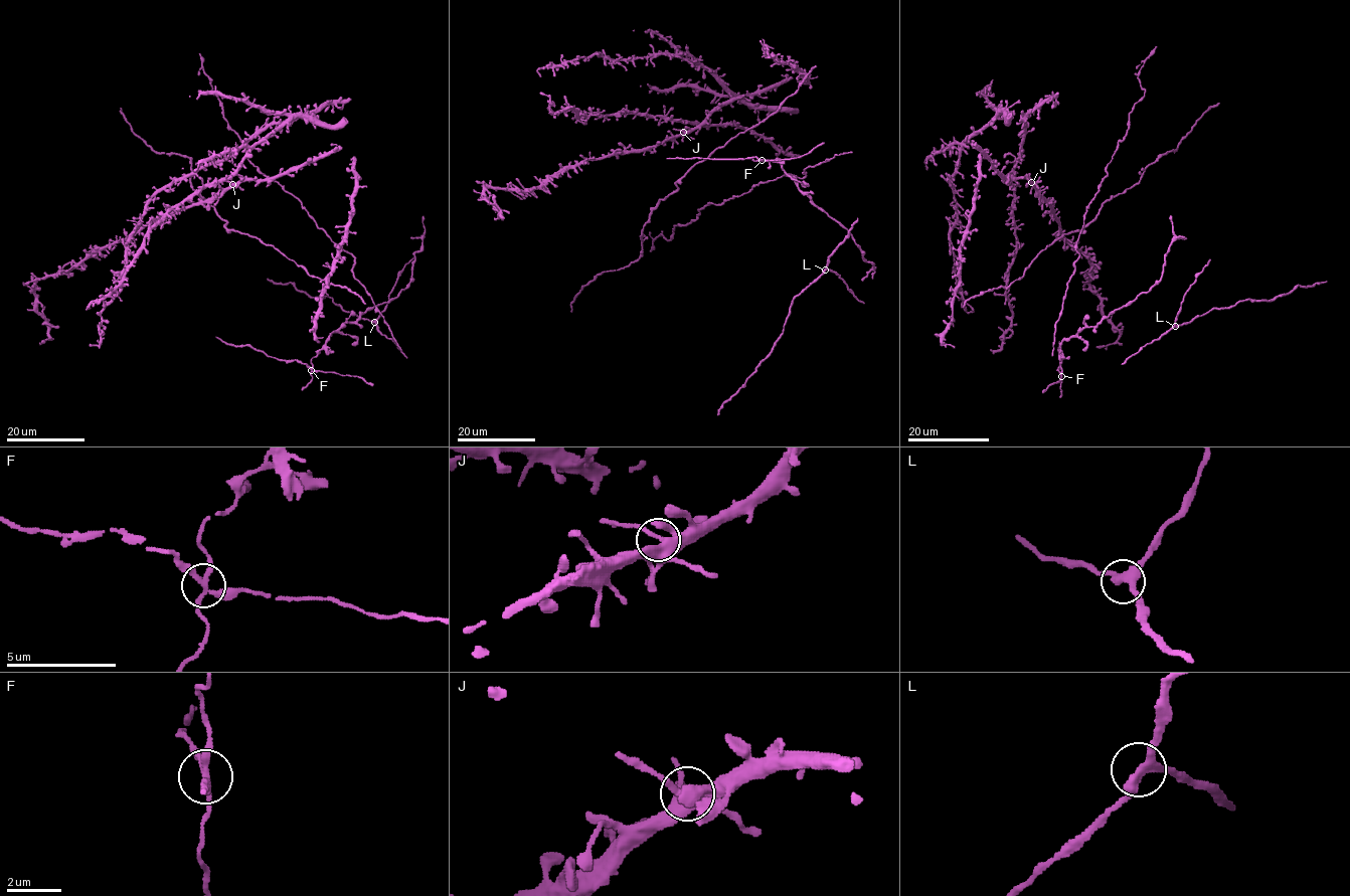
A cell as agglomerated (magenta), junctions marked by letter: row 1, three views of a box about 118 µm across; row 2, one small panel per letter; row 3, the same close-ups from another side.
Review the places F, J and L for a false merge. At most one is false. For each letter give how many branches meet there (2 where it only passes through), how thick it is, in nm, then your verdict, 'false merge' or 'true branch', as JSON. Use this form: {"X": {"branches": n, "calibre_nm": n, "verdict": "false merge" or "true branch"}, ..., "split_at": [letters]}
{"F": {"branches": 4, "calibre_nm": 240, "verdict": "false merge"}, "J": {"branches": 4, "calibre_nm": 340, "verdict": "true branch"}, "L": {"branches": 3, "calibre_nm": 320, "verdict": "true branch"}, "split_at": ["F"]}

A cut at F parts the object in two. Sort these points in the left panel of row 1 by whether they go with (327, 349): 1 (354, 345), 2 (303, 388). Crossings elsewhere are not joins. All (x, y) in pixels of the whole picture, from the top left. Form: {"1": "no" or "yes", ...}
{"1": "yes", "2": "yes"}

